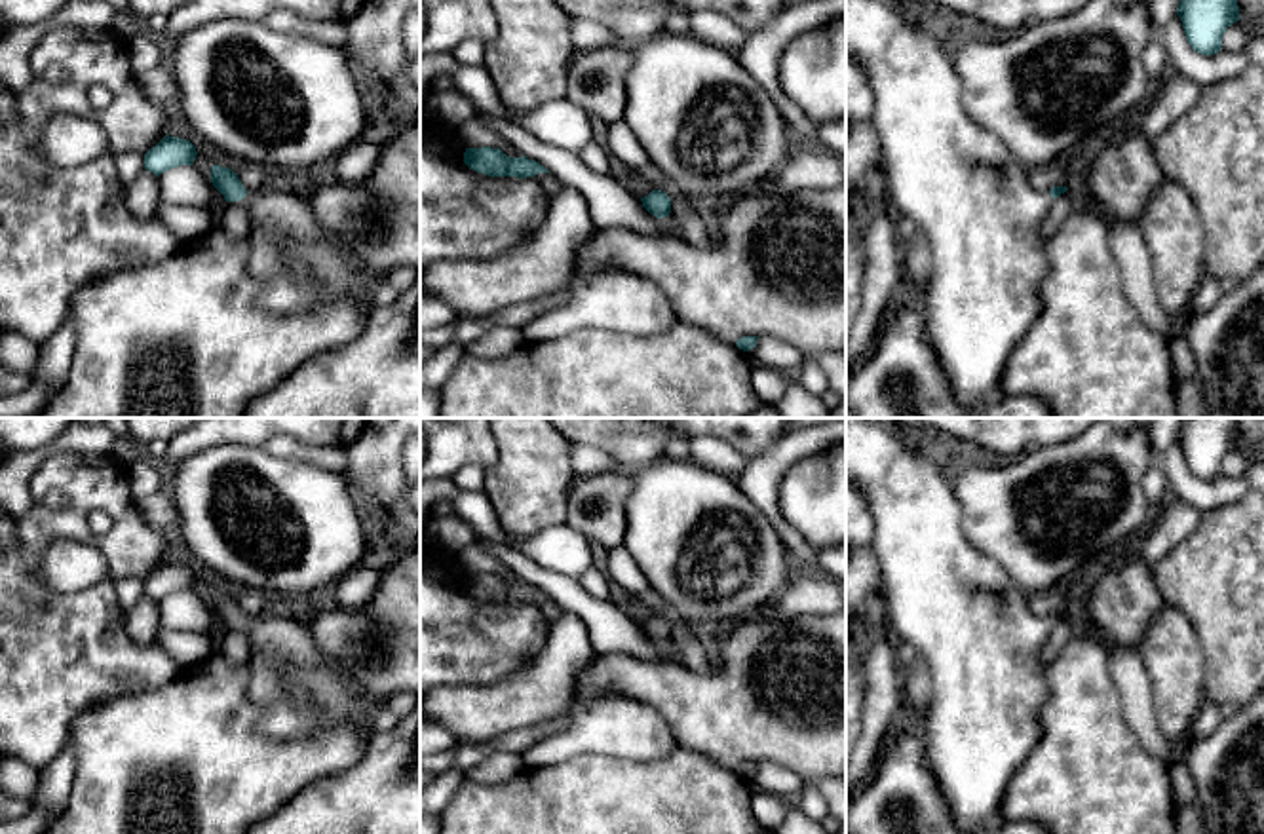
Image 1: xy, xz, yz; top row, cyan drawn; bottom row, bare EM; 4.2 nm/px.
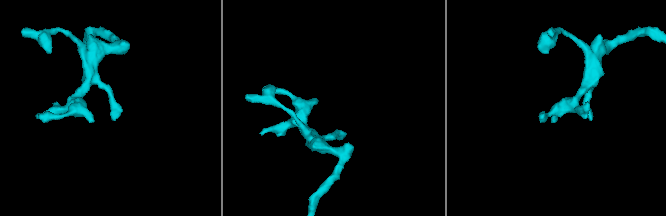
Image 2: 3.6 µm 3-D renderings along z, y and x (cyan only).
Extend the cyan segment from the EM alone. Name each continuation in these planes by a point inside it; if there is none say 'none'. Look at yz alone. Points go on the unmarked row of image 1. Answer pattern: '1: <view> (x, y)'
1: yz (968, 620)

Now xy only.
1: xy (301, 690)

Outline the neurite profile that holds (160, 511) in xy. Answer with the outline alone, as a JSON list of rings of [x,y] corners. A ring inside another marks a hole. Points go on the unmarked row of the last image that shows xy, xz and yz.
[[[160,490],[158,494],[141,500],[137,505],[144,521],[156,530],[179,524],[179,513],[171,492]]]

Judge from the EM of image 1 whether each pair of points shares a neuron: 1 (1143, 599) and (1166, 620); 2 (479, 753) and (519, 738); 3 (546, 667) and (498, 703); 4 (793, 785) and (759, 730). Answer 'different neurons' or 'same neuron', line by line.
1: different neurons
2: same neuron
3: same neuron
4: different neurons

